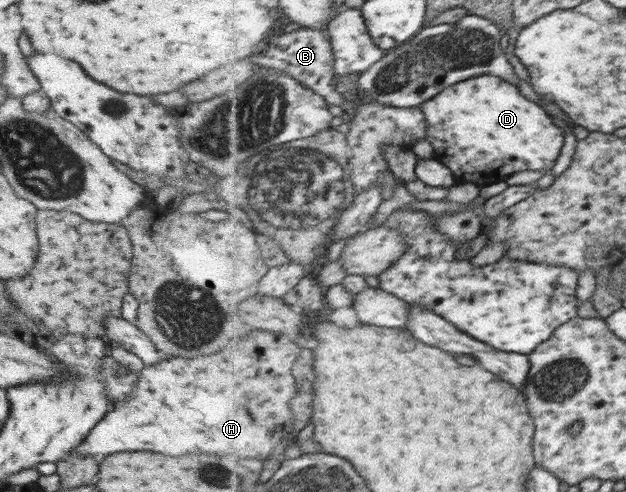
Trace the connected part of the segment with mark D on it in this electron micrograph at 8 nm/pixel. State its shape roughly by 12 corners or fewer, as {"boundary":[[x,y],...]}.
{"boundary":[[494,74],[420,107],[458,184],[550,171],[563,130]]}

